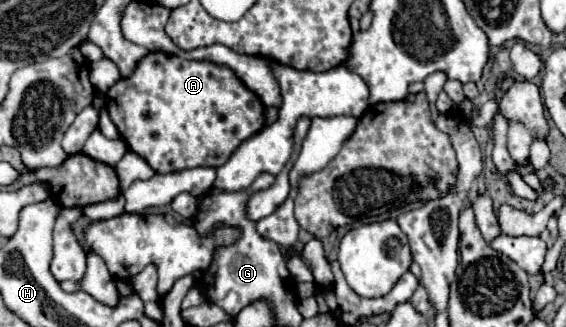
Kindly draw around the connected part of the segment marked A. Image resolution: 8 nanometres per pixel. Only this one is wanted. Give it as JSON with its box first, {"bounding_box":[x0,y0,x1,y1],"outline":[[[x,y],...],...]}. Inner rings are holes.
{"bounding_box":[106,53,266,173],"outline":[[[148,53],[140,61],[140,65],[132,73],[132,77],[120,79],[116,85],[112,85],[112,89],[106,93],[106,109],[108,109],[114,125],[118,127],[120,135],[128,143],[128,147],[136,155],[140,155],[156,173],[174,173],[180,169],[190,169],[190,167],[200,167],[200,165],[216,169],[216,167],[224,165],[224,161],[228,161],[228,157],[236,151],[236,147],[242,141],[256,135],[264,127],[264,121],[266,121],[264,119],[264,105],[260,105],[260,99],[250,89],[244,89],[244,85],[240,85],[240,79],[232,73],[232,69],[224,69],[224,65],[208,65],[208,61],[186,61],[186,59],[178,59],[178,57],[168,57],[166,53]]]}

